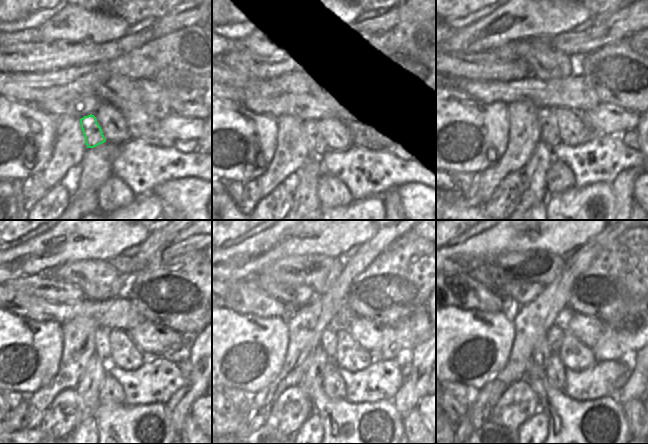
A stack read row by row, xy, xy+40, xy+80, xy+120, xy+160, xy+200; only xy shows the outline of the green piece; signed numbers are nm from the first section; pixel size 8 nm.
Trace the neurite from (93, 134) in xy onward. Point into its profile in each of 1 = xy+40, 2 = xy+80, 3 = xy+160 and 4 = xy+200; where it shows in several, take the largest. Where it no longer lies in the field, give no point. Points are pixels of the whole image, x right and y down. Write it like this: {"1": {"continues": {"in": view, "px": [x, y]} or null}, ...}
{"1": {"continues": {"in": "xy+40", "px": [315, 139]}}, "2": {"continues": {"in": "xy+80", "px": [547, 119]}}, "3": {"continues": {"in": "xy+160", "px": [329, 336]}}, "4": {"continues": {"in": "xy+200", "px": [555, 334]}}}

